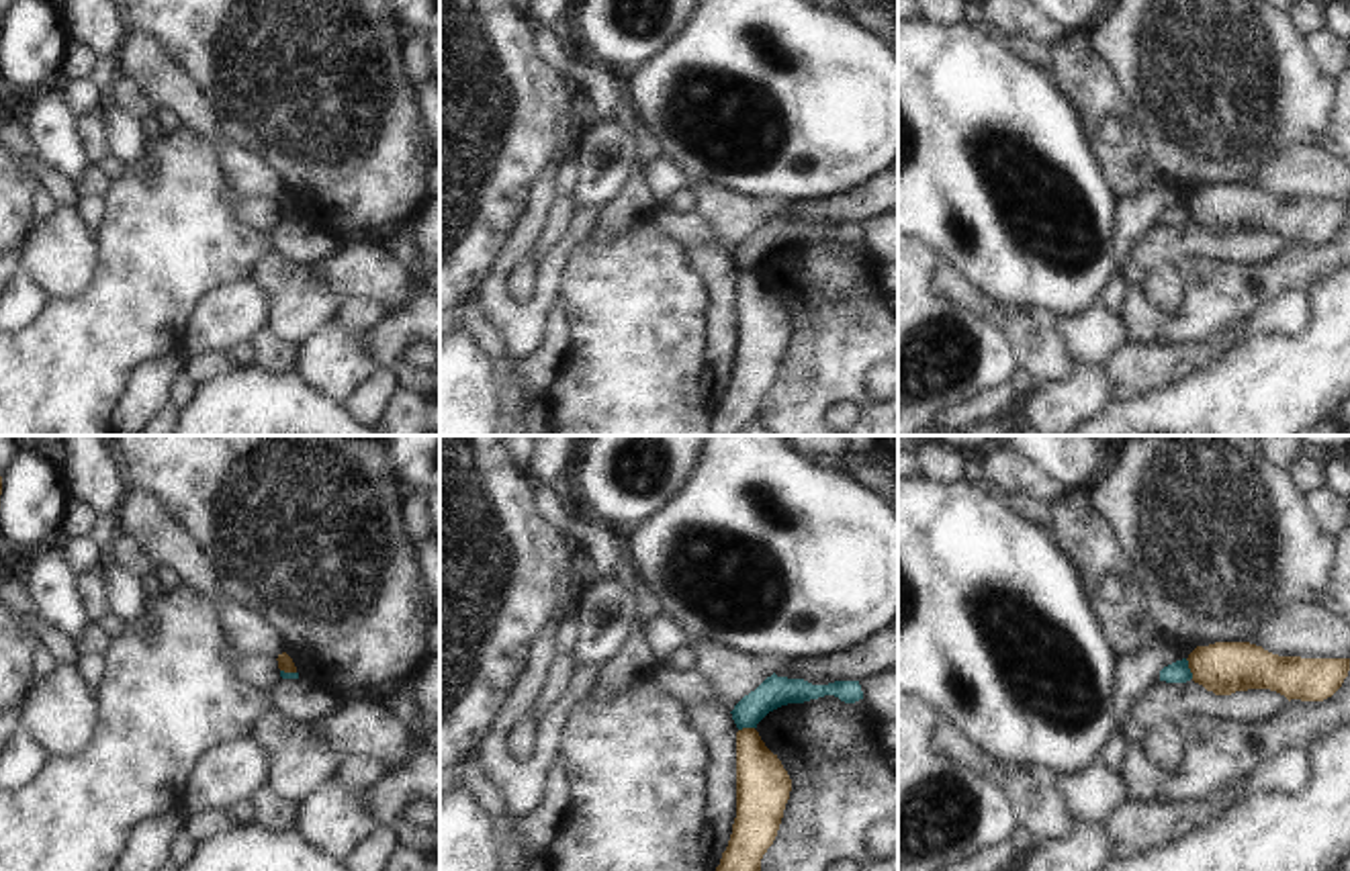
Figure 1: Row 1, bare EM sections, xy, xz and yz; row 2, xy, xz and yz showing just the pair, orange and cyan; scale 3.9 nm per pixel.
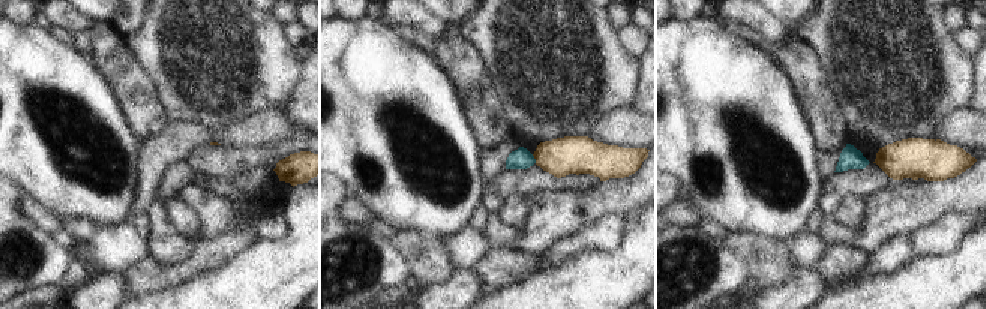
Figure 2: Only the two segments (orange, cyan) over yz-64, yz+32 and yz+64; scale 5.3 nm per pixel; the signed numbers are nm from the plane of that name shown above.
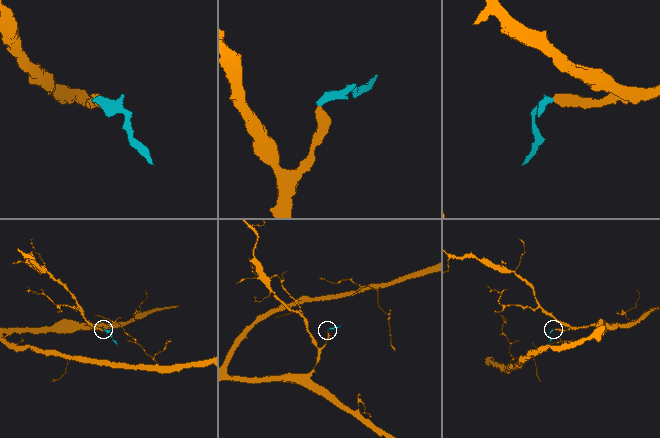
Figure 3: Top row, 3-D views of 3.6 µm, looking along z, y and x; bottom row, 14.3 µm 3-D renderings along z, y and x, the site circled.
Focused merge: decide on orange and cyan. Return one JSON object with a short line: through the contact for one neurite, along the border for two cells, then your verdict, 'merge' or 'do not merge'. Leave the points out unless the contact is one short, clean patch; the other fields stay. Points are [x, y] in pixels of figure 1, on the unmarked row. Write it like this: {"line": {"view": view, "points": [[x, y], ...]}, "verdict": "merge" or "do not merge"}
{"line": {"view": "yz", "points": [[1185, 201], [1193, 219]]}, "verdict": "do not merge"}

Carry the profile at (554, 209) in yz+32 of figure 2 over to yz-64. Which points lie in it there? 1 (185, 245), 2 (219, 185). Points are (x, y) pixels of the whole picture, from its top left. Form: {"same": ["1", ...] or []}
{"same": ["1"]}

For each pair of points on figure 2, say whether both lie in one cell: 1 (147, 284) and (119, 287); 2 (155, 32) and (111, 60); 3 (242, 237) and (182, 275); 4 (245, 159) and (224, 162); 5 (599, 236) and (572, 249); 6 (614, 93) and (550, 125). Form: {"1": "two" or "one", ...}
{"1": "two", "2": "two", "3": "one", "4": "one", "5": "one", "6": "one"}

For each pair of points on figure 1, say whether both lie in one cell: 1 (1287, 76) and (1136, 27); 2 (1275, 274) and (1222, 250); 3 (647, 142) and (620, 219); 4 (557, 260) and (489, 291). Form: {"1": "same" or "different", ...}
{"1": "same", "2": "different", "3": "same", "4": "same"}

